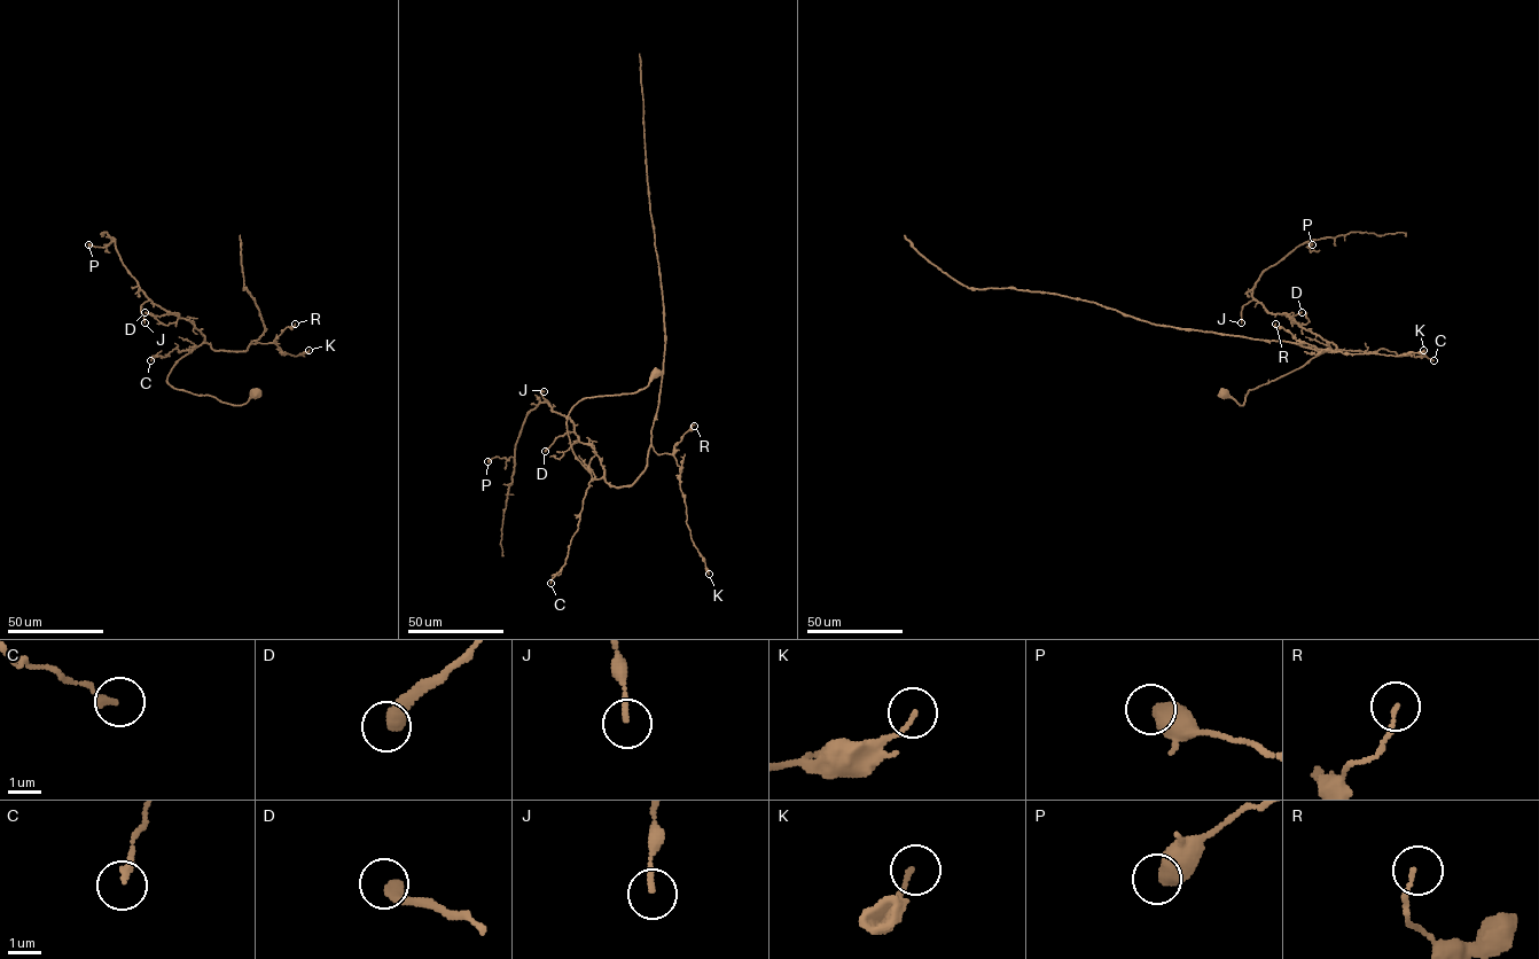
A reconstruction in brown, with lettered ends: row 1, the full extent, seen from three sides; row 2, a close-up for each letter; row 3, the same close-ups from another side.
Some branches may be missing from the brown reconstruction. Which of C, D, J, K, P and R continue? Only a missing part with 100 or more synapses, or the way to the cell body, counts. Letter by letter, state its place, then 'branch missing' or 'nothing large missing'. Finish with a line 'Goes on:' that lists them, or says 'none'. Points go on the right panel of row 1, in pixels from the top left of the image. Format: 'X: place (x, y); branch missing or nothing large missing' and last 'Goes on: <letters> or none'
C: place (1434, 360); nothing large missing
D: place (1302, 312); nothing large missing
J: place (1241, 322); nothing large missing
K: place (1423, 350); nothing large missing
P: place (1312, 244); nothing large missing
R: place (1275, 324); nothing large missing
Goes on: none

